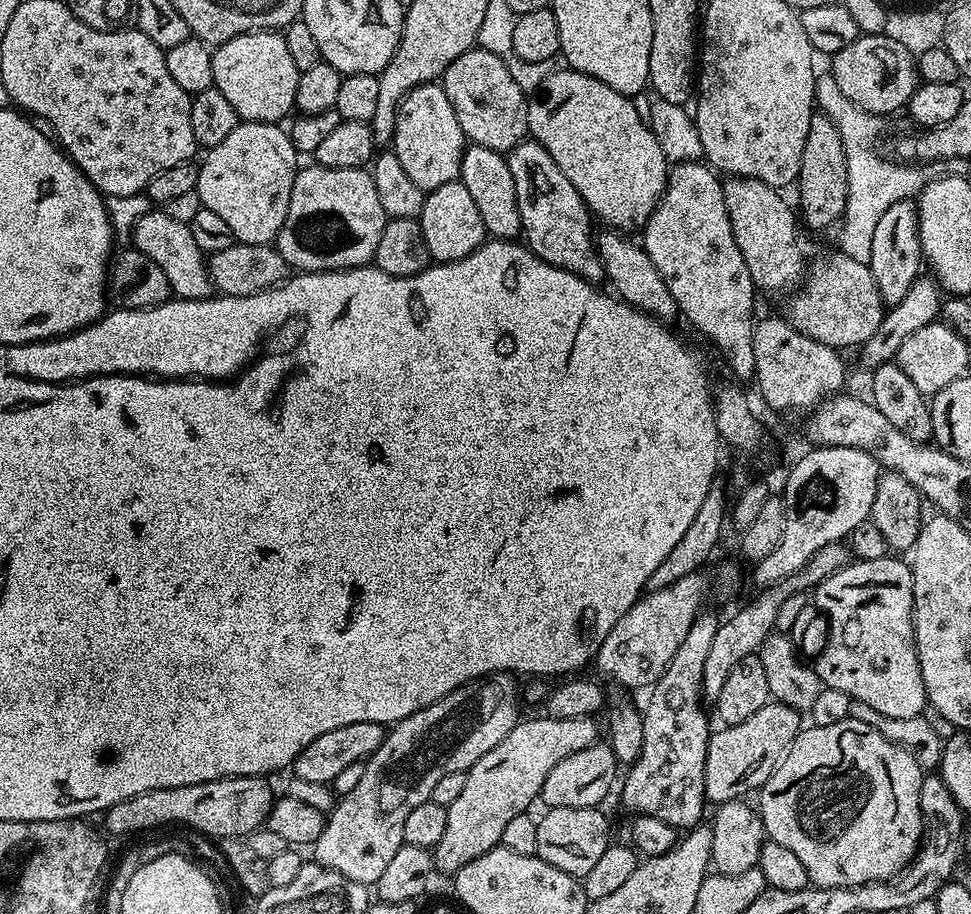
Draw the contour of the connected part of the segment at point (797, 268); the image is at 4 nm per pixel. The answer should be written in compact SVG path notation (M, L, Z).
M733 176L723 181L726 198L726 214L730 214L730 226L734 230L734 242L750 266L750 278L757 289L780 292L783 288L795 289L806 272L806 260L800 253L800 240L796 237L798 216L779 196L775 187L752 177Z

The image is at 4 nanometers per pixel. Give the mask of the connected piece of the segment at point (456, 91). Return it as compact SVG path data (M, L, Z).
M482 47L472 48L466 54L454 58L442 77L442 86L446 90L446 98L450 98L450 106L454 106L454 114L458 114L458 126L462 126L465 137L472 144L481 144L495 152L505 154L512 151L512 147L528 136L528 101L526 93L514 82L508 69L505 57L490 54L490 50Z

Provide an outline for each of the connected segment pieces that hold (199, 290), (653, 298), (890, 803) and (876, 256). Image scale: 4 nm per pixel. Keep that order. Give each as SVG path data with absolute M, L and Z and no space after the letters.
M151 210L143 214L134 225L132 244L137 252L146 254L146 258L150 258L150 262L154 262L162 270L162 274L166 274L166 282L170 282L173 297L207 300L213 295L206 253L200 249L198 242L194 242L194 234L186 222L178 222L162 210Z
M604 230L594 240L596 254L604 263L604 275L607 283L612 283L615 295L629 304L638 312L647 312L649 316L668 322L673 315L677 315L678 309L674 302L674 294L666 290L666 282L662 282L662 274L654 270L654 262L646 254L646 250L636 241L632 241L625 233L619 230Z
M849 718L825 728L805 727L774 774L758 789L764 835L792 851L806 866L808 879L817 888L857 888L893 879L912 863L924 839L918 794L922 794L925 775L910 749L890 742L866 722Z
M911 199L899 200L882 214L878 226L874 226L874 238L870 242L870 262L868 269L874 274L878 294L885 305L902 302L910 294L916 277L922 272L922 253L920 251L920 231L916 217L916 205Z

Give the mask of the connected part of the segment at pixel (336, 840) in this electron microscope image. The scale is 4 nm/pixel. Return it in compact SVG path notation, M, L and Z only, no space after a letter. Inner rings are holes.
M494 672L481 680L471 680L438 698L438 702L419 708L405 720L391 725L382 746L378 746L378 750L374 750L374 754L364 761L365 770L358 786L350 793L341 795L332 811L327 813L322 834L314 845L315 863L359 884L375 885L376 880L382 878L394 854L398 854L398 850L405 844L406 817L422 806L422 802L432 799L434 782L440 781L445 774L467 772L474 766L474 762L478 762L478 758L482 758L482 754L494 750L494 746L498 746L498 742L502 742L502 738L506 738L506 734L510 734L510 730L521 719L516 680L517 677L511 672Z

